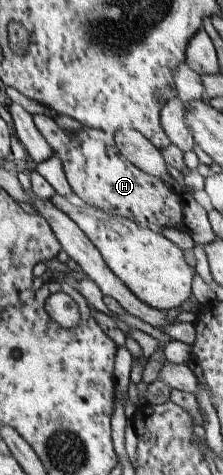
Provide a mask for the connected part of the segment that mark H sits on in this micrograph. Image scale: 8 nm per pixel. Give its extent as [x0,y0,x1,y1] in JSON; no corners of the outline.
[33,115,184,231]

